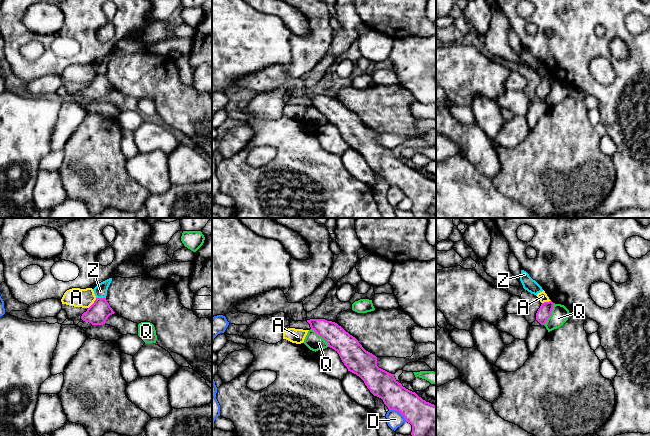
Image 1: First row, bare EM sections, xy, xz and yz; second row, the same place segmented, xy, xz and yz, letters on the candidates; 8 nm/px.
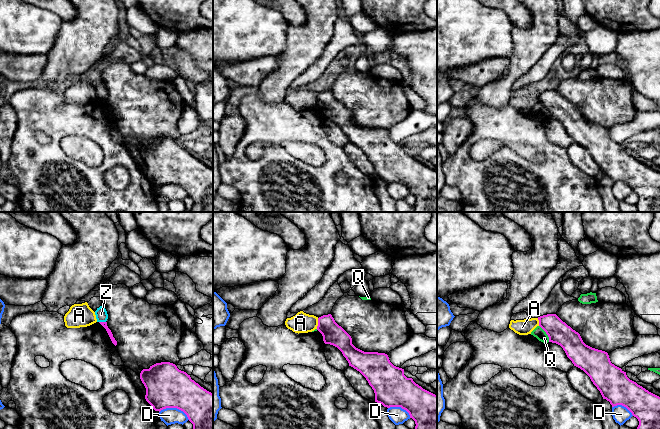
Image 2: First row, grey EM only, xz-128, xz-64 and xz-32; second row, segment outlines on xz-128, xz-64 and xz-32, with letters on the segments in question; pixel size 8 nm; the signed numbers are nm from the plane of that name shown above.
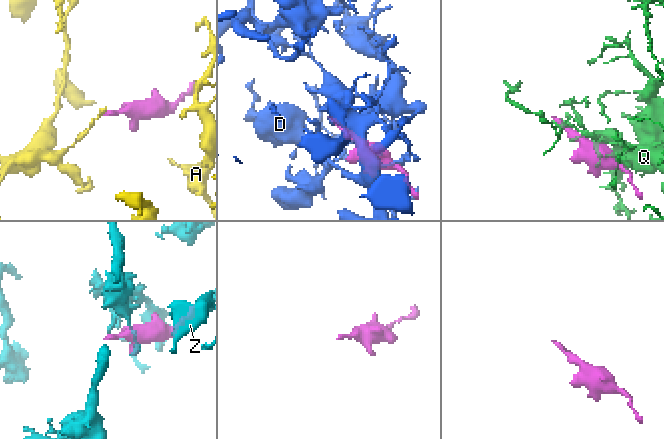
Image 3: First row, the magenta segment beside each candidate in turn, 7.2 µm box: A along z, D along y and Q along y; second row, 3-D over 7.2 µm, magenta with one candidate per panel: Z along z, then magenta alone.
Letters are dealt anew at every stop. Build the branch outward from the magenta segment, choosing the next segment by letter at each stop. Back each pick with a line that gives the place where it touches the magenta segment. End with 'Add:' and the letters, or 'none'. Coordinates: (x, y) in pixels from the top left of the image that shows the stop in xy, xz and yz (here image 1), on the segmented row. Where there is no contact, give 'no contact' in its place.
Add: none

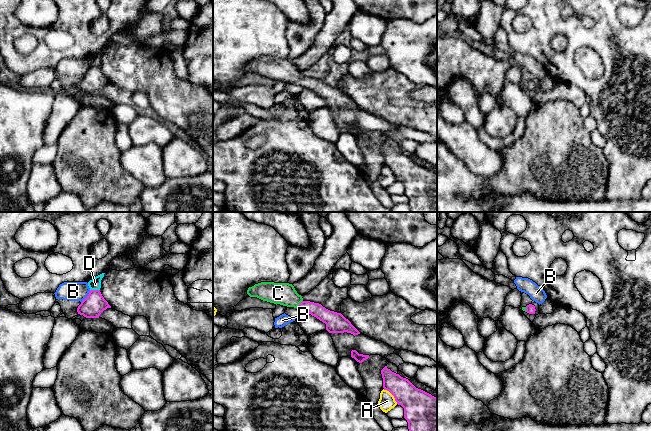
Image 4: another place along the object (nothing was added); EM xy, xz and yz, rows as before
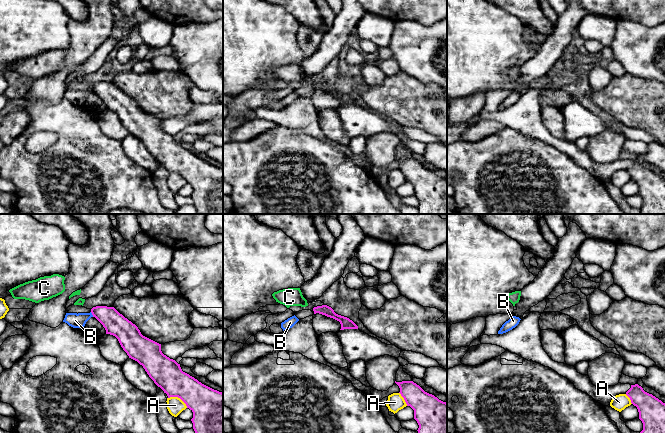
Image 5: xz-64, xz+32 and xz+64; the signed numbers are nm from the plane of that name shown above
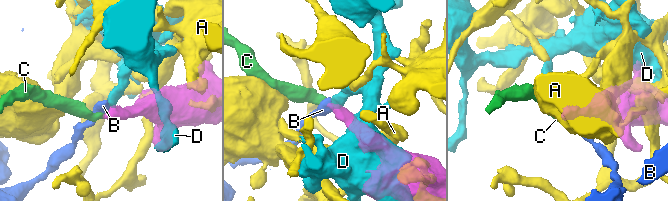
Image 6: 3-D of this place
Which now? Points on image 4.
C: xz (300, 303)
Add: C

